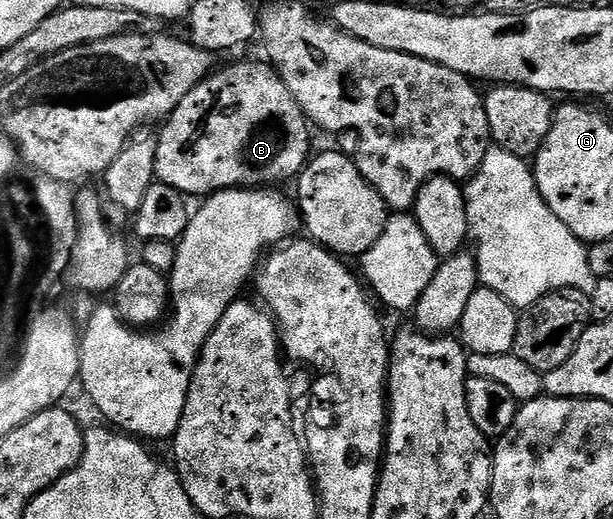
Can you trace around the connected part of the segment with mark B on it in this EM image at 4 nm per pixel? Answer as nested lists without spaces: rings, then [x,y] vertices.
[[[264,61],[213,70],[182,97],[161,127],[164,128],[158,131],[156,140],[156,179],[178,189],[185,197],[207,197],[231,187],[280,185],[283,179],[295,180],[310,158],[309,121],[298,101],[294,101],[294,93],[286,89],[282,77]]]

